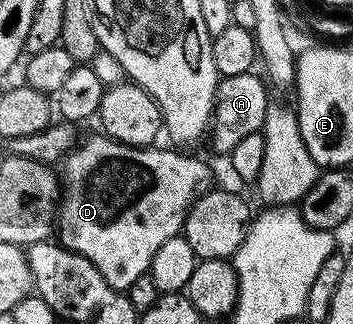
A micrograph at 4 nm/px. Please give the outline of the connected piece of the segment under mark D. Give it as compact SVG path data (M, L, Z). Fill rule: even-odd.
M103 133L92 135L84 147L77 145L64 156L58 178L62 194L58 200L59 242L78 252L106 277L116 291L127 292L140 275L149 274L154 253L170 237L181 234L188 211L207 191L213 190L211 171L203 158L179 155L176 151L159 151L159 146L131 147L118 143Z

